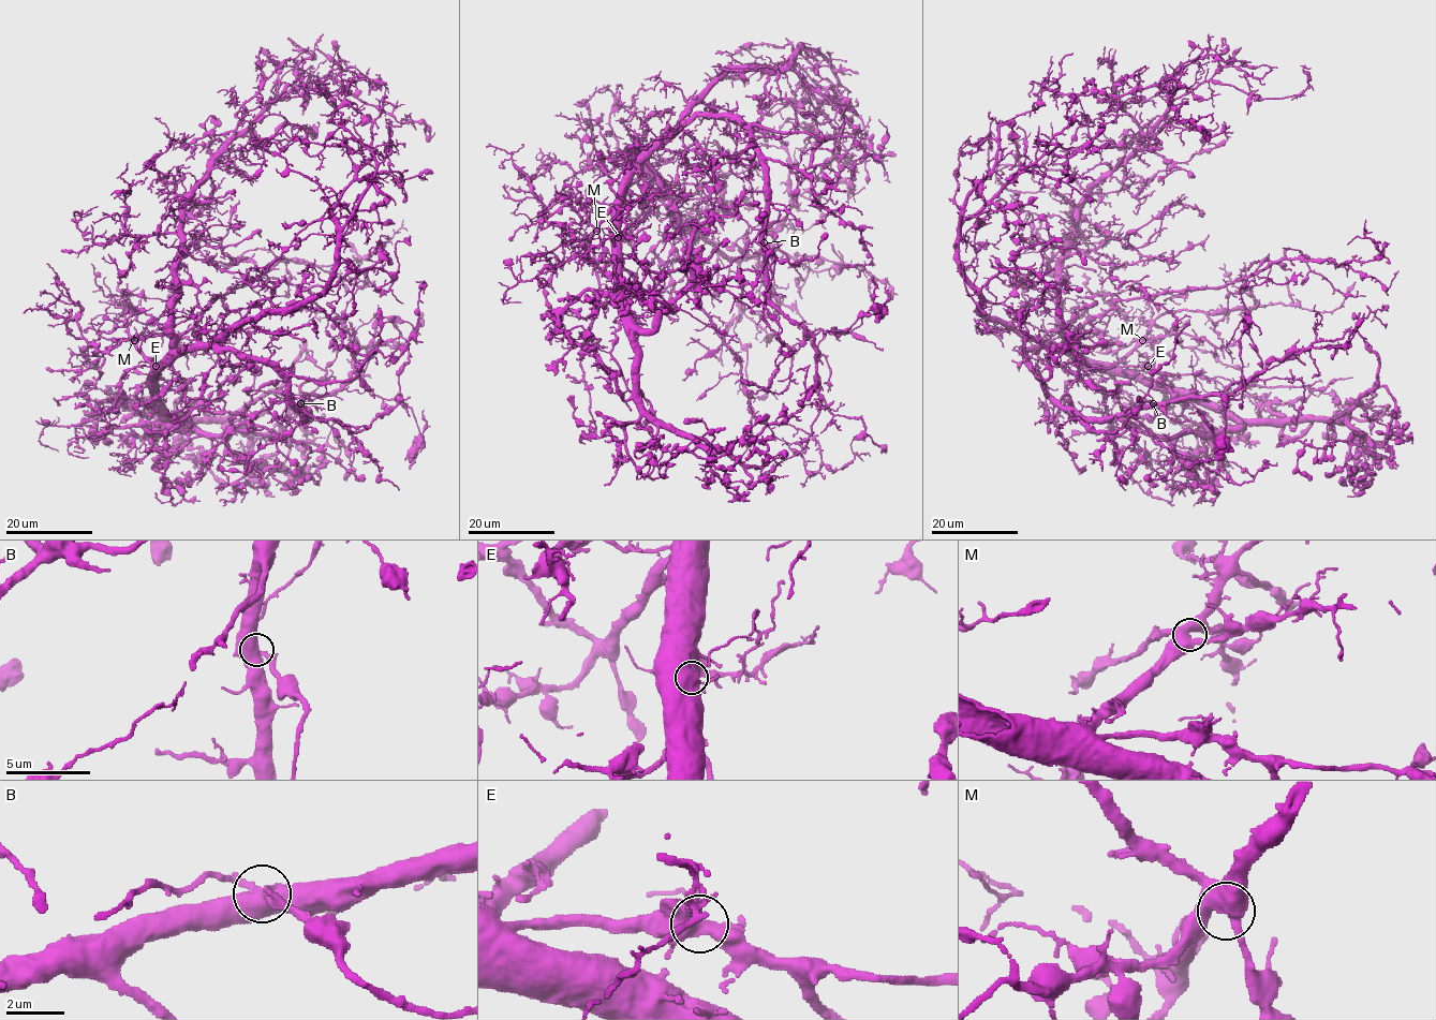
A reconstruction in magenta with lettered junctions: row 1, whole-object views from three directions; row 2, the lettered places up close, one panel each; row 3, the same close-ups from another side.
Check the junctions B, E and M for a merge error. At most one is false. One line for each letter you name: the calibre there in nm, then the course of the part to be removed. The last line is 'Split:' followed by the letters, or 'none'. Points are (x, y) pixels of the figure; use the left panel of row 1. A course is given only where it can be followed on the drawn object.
B: calibre 480 nm; course (300, 403), (300, 400), (316, 407), (304, 395)
Split: B

